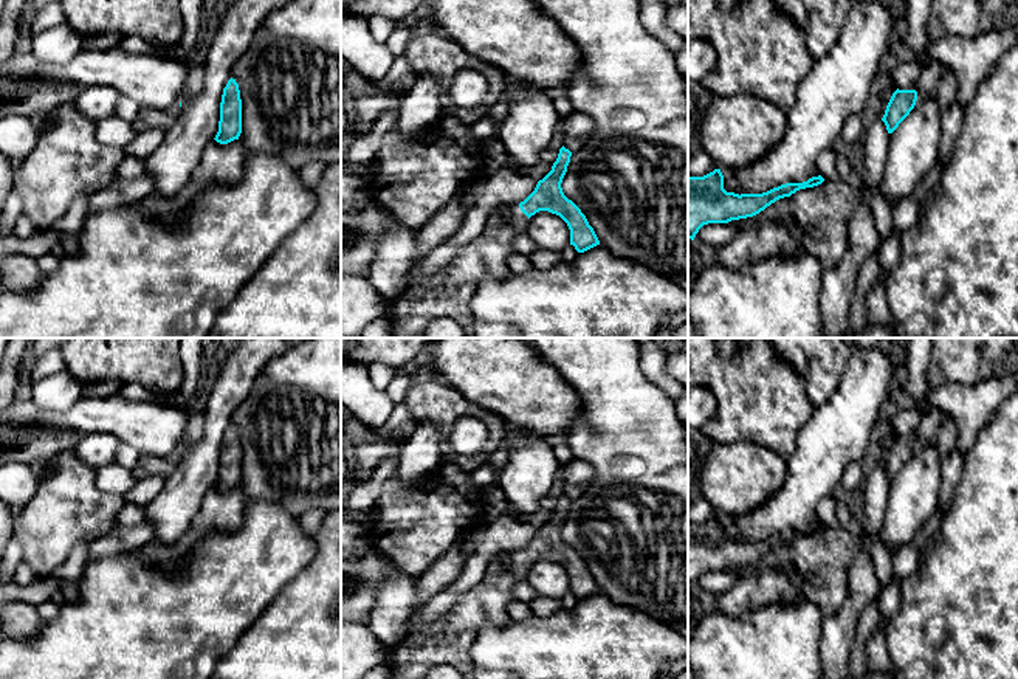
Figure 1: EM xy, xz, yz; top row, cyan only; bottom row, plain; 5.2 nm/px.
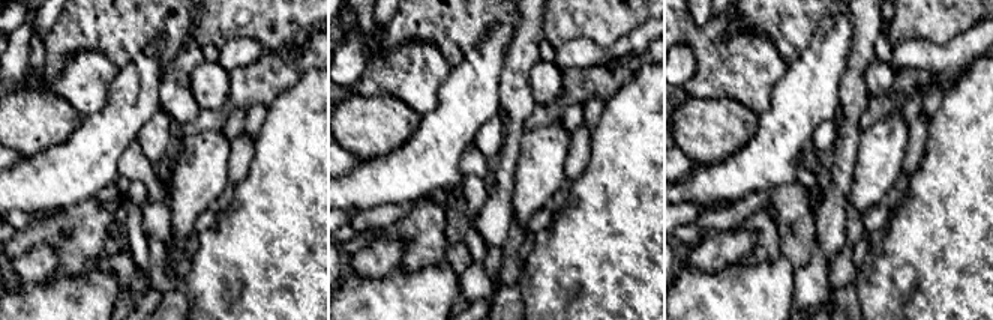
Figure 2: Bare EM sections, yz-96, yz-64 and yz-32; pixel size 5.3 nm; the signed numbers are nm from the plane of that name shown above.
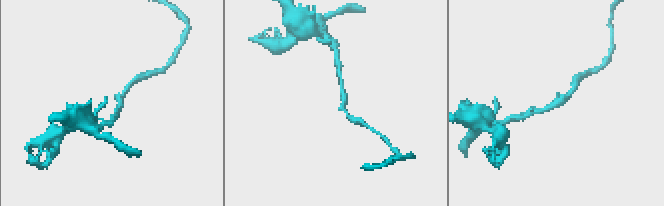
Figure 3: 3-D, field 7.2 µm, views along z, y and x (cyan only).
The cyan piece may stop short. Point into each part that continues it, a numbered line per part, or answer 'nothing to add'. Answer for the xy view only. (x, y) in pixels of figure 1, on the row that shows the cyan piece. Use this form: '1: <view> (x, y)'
1: xy (146, 118)

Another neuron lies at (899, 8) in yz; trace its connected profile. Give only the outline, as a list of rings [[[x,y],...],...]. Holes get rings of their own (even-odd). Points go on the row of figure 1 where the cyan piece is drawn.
[[[880,0],[892,16],[892,28],[889,33],[889,48],[888,53],[882,57],[892,60],[899,57],[894,53],[894,47],[902,42],[902,34],[908,31],[908,0]]]

